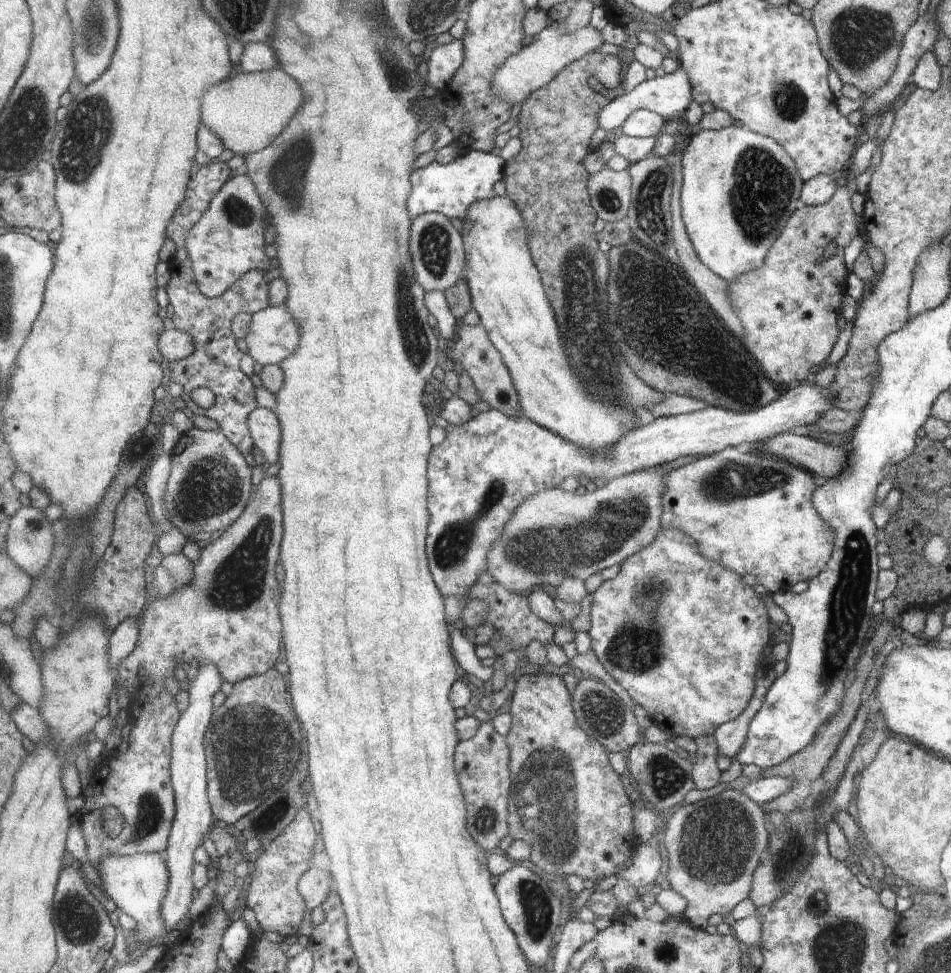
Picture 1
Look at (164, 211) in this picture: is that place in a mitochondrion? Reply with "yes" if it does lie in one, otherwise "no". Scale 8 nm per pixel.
no

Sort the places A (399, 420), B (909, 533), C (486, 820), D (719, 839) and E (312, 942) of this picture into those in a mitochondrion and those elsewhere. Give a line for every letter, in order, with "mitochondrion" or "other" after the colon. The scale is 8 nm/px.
A: other
B: other
C: mitochondrion
D: mitochondrion
E: other

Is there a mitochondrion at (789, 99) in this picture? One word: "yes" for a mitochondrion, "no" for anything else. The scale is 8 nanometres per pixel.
yes

